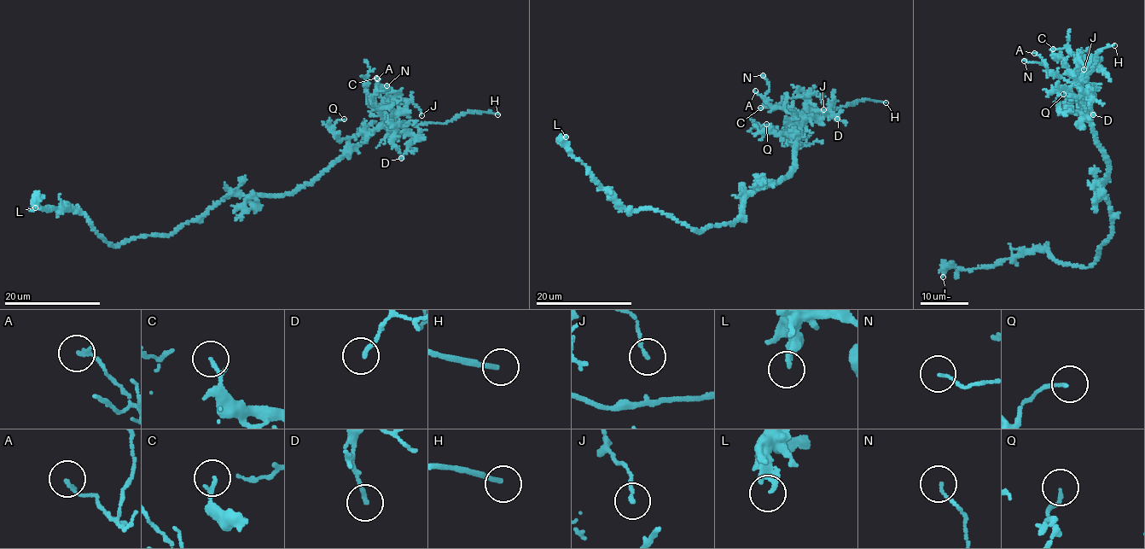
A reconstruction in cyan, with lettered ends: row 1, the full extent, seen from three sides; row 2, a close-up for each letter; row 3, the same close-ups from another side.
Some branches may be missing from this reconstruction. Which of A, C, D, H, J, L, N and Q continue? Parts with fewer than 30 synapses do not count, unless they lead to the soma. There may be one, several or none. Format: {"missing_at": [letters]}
{"missing_at": ["H"]}

